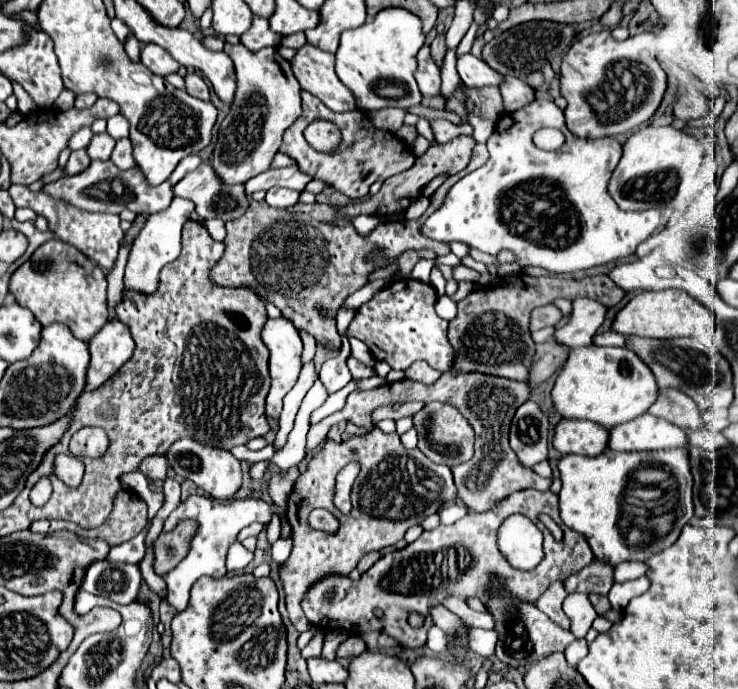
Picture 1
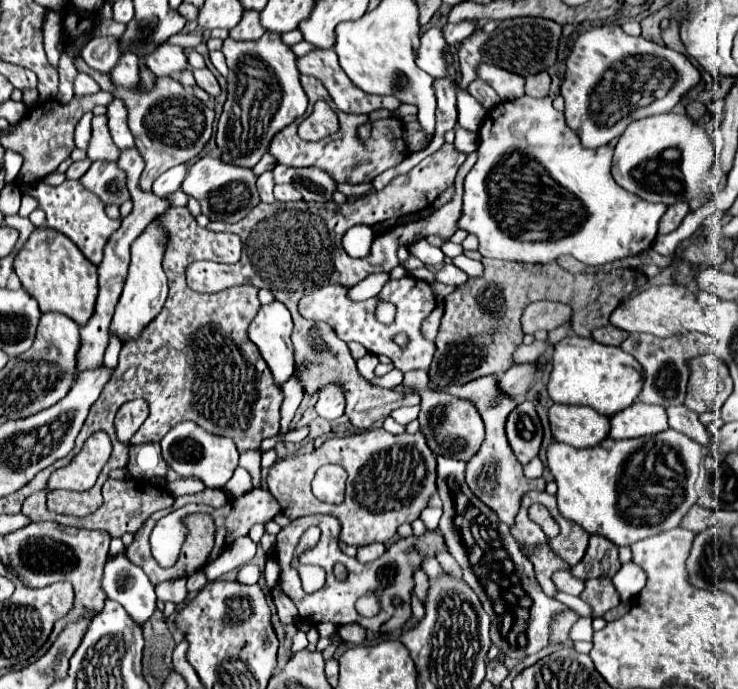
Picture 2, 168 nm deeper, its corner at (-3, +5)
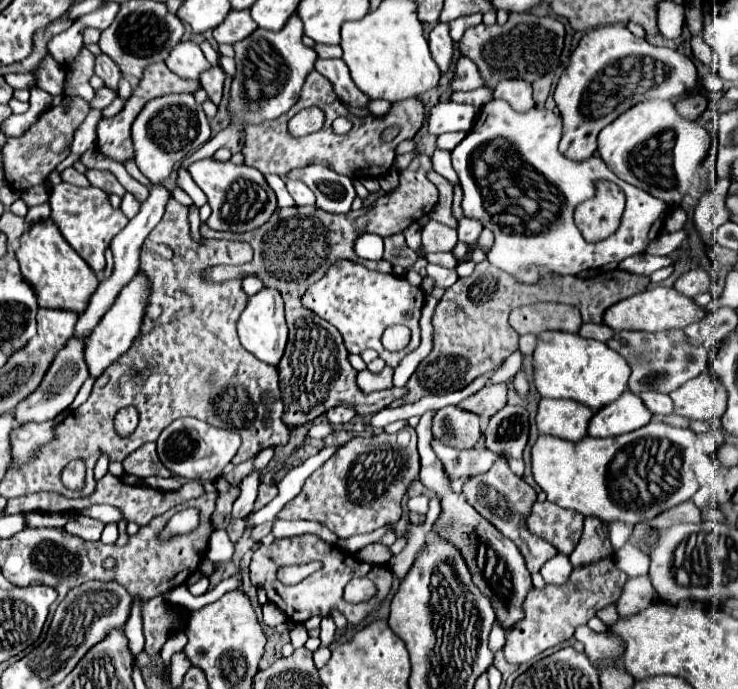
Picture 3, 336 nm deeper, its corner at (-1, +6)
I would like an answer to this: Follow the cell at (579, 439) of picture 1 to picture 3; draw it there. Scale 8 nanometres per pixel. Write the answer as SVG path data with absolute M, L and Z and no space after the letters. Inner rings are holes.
M541 398L537 412L537 428L541 434L557 436L571 442L581 442L589 436L589 422L593 410L573 400L551 400Z

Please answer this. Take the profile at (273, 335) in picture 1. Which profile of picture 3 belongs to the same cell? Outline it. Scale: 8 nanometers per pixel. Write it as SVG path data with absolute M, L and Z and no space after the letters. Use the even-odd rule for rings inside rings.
M263 288L255 296L251 296L247 308L243 310L241 318L237 320L237 332L239 332L239 340L245 350L249 350L259 360L277 368L281 362L281 356L285 352L285 344L287 344L287 324L285 324L281 294L273 288Z

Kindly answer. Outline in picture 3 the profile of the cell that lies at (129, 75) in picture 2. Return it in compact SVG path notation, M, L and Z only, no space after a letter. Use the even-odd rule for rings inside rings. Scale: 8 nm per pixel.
M103 86L101 90L97 90L97 96L95 96L95 100L91 102L91 108L103 110L103 108L105 108L105 106L109 106L115 98L117 98L117 92L115 92L115 90L111 90L109 86Z

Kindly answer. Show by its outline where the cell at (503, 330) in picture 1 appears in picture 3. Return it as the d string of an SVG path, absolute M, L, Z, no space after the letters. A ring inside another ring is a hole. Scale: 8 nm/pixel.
M483 260L477 264L471 276L459 278L451 288L445 290L433 316L433 350L409 378L409 394L405 400L397 400L391 406L415 402L429 394L447 394L461 390L477 376L499 366L509 354L519 348L519 334L507 322L509 312L517 306L523 306L527 302L565 302L579 308L583 322L601 324L603 314L609 306L645 290L649 282L651 280L647 276L631 274L625 270L611 270L609 274L599 274L593 278L553 274L541 278L535 284L521 284L511 274L493 268L493 264Z

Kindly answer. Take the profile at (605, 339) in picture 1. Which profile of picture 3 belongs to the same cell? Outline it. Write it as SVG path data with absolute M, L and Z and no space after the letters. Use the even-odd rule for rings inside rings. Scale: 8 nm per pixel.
M583 324L579 334L585 336L585 338L597 338L601 342L609 342L613 338L615 330L609 328L607 324Z

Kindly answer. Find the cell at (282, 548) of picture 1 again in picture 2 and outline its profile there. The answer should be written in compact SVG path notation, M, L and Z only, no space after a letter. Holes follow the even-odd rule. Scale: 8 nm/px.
M269 557L267 559L267 565L265 565L265 571L263 571L263 577L265 577L265 585L267 589L271 591L279 579L279 565L275 561L275 557Z

